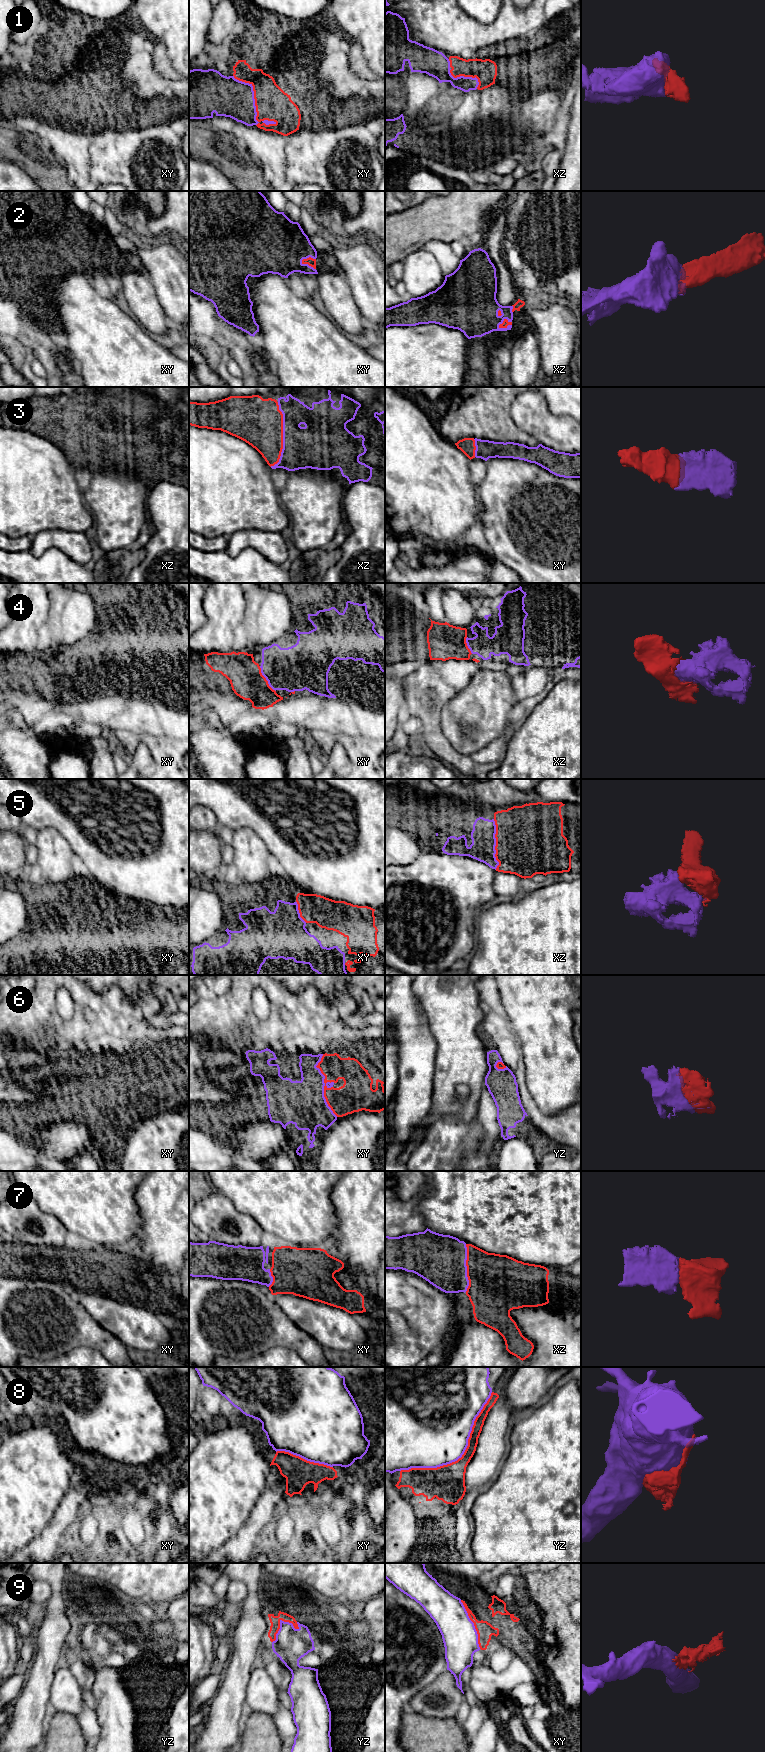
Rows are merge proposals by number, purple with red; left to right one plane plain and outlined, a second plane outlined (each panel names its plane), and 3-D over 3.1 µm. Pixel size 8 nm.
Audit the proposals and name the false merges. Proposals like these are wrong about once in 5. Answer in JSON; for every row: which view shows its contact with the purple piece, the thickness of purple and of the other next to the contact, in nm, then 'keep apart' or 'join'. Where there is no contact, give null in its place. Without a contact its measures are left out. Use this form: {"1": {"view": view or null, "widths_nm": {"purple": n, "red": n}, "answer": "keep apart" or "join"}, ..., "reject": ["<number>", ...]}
{"1": {"view": "xy", "widths_nm": {"purple": 320, "red": 280}, "answer": "join"}, "2": {"view": "xz", "widths_nm": {"purple": 380, "red": 50}, "answer": "join"}, "3": {"view": "xz", "widths_nm": {"purple": 340, "red": 380}, "answer": "join"}, "4": {"view": "xy", "widths_nm": {"purple": 360, "red": 260}, "answer": "join"}, "5": {"view": "xz", "widths_nm": {"purple": 190, "red": 500}, "answer": "join"}, "6": {"view": "xy", "widths_nm": {"purple": 360, "red": 240}, "answer": "join"}, "7": {"view": "xz", "widths_nm": {"purple": 400, "red": 420}, "answer": "join"}, "8": {"view": "yz", "widths_nm": {"purple": 480, "red": 280}, "answer": "keep apart"}, "9": {"view": "yz", "widths_nm": {"purple": 260, "red": 80}, "answer": "keep apart"}, "reject": ["8", "9"]}

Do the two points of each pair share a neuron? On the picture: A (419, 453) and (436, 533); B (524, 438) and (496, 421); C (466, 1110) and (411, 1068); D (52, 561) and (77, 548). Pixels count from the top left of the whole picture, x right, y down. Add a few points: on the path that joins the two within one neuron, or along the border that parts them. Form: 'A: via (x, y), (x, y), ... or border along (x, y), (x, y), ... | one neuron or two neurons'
A: via (419, 473), (419, 482), (436, 499), (436, 513) | one neuron
B: via (517, 435), (503, 428) | one neuron
C: border along (435, 1060), (431, 1107) | two neurons
D: border along (42, 554), (50, 548), (58, 548), (83, 565) | two neurons

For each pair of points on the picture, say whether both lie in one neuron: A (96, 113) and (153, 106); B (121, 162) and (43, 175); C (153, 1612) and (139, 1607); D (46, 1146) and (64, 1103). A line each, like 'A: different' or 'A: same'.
A: same
B: different
C: same
D: different

